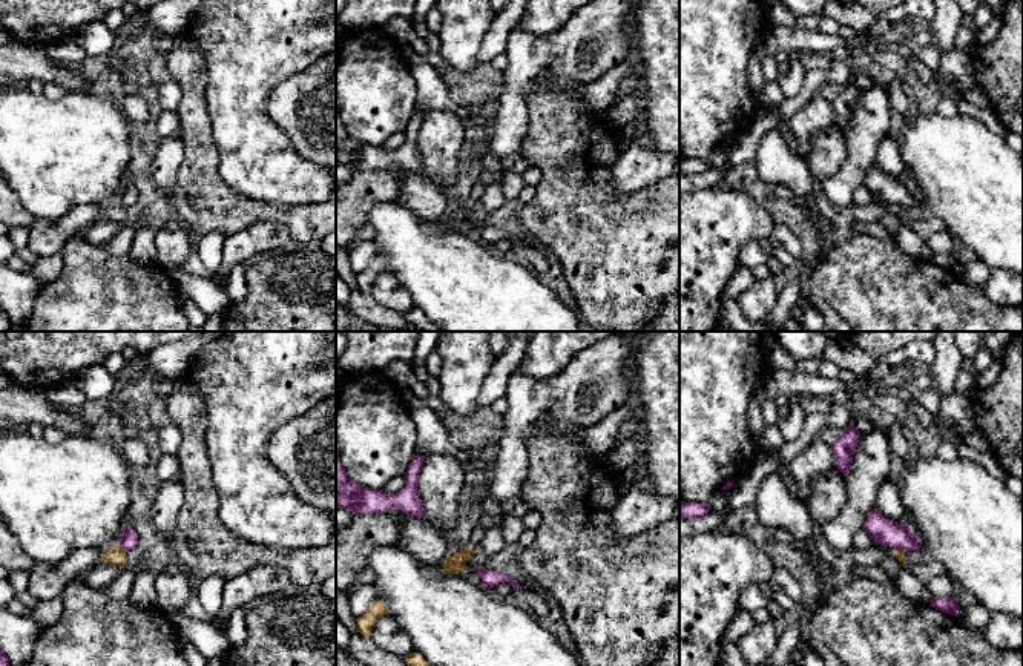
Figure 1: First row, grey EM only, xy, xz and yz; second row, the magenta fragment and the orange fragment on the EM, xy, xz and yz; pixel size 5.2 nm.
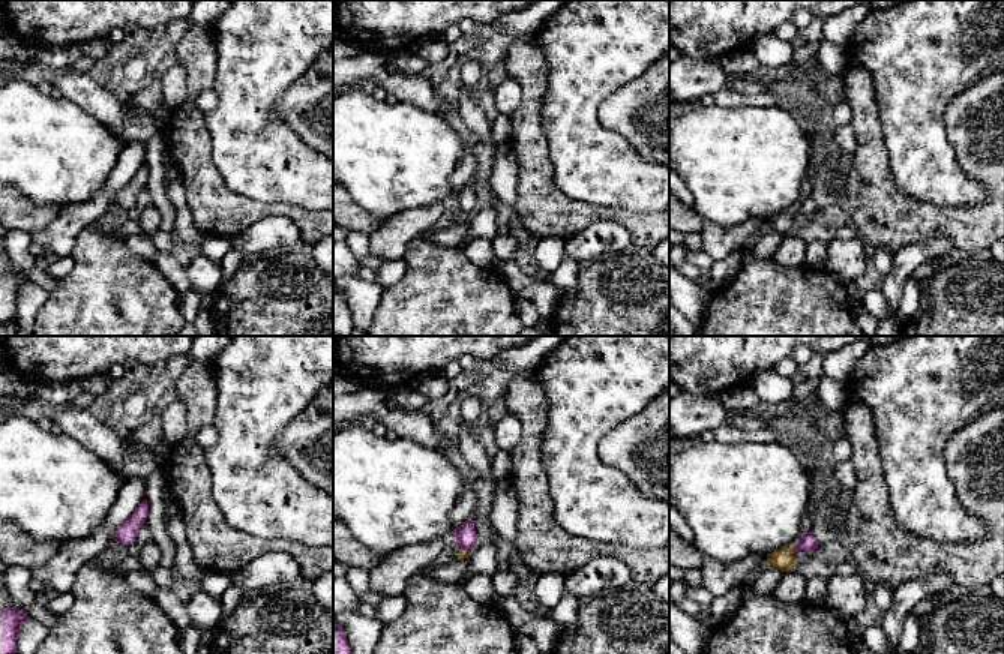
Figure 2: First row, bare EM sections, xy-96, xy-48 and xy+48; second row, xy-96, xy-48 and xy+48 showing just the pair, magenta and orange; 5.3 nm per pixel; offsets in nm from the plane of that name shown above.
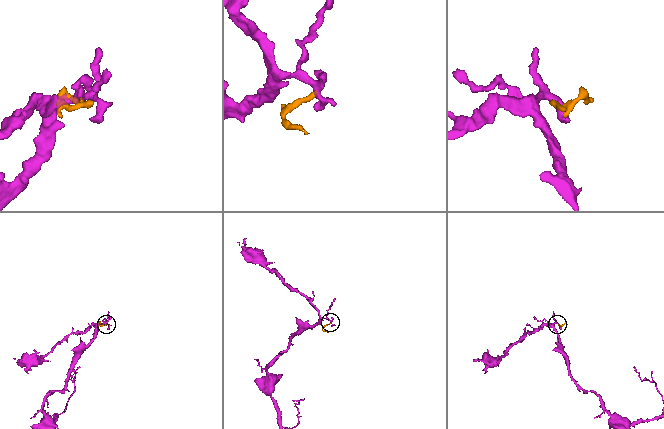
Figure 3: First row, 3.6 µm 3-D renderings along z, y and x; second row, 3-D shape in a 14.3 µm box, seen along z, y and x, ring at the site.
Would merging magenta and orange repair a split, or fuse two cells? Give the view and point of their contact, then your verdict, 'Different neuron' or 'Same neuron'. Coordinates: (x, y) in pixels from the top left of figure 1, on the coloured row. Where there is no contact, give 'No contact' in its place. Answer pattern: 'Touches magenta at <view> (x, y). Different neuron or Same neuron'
Touches magenta at xy (123, 548). Different neuron

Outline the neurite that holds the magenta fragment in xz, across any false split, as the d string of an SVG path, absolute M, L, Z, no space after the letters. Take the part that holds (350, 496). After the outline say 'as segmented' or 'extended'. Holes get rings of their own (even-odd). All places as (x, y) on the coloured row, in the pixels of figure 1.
M336 445L336 505L356 516L400 509L408 516L423 519L423 506L417 493L423 459L425 456L414 456L405 473L405 486L396 494L385 494L382 490L363 488L353 482L340 463Z | as segmented

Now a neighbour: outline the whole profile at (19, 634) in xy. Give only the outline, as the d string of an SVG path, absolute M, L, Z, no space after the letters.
M0 608L0 649L11 666L28 666L41 626L28 614L18 615Z

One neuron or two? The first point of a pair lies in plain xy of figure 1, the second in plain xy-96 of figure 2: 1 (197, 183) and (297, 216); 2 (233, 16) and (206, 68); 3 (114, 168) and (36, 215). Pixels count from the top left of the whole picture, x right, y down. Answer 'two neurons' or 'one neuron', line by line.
1: one neuron
2: two neurons
3: two neurons

